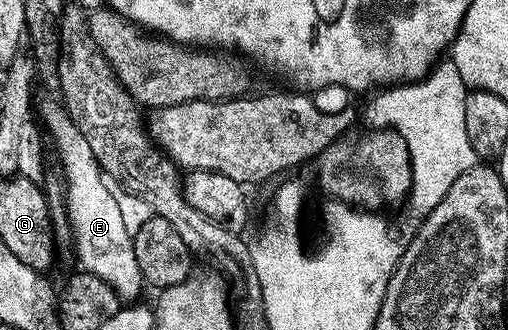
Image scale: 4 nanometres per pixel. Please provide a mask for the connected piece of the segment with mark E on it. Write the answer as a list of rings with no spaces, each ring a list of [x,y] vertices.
[[[45,99],[40,101],[39,103],[39,119],[45,122],[44,130],[47,132],[49,130],[49,135],[53,138],[53,143],[57,146],[57,155],[61,158],[61,164],[59,164],[59,170],[62,175],[65,177],[65,204],[67,205],[67,209],[69,210],[69,224],[73,226],[73,241],[75,244],[75,252],[77,251],[77,259],[82,268],[84,270],[90,271],[91,273],[95,273],[95,277],[103,277],[103,281],[107,281],[107,285],[111,285],[111,289],[115,289],[115,293],[121,300],[123,301],[137,301],[142,297],[141,295],[141,287],[143,288],[143,280],[141,277],[141,270],[139,269],[139,261],[135,261],[135,249],[133,248],[133,236],[129,235],[126,230],[126,226],[123,225],[122,214],[119,213],[118,202],[115,201],[115,198],[111,197],[111,192],[103,185],[103,177],[105,176],[105,171],[102,170],[102,167],[99,161],[96,160],[95,154],[91,151],[91,145],[88,144],[87,138],[83,137],[83,133],[79,131],[76,127],[75,121],[72,120],[69,112],[66,111],[66,108],[62,106],[60,102],[56,99]]]

